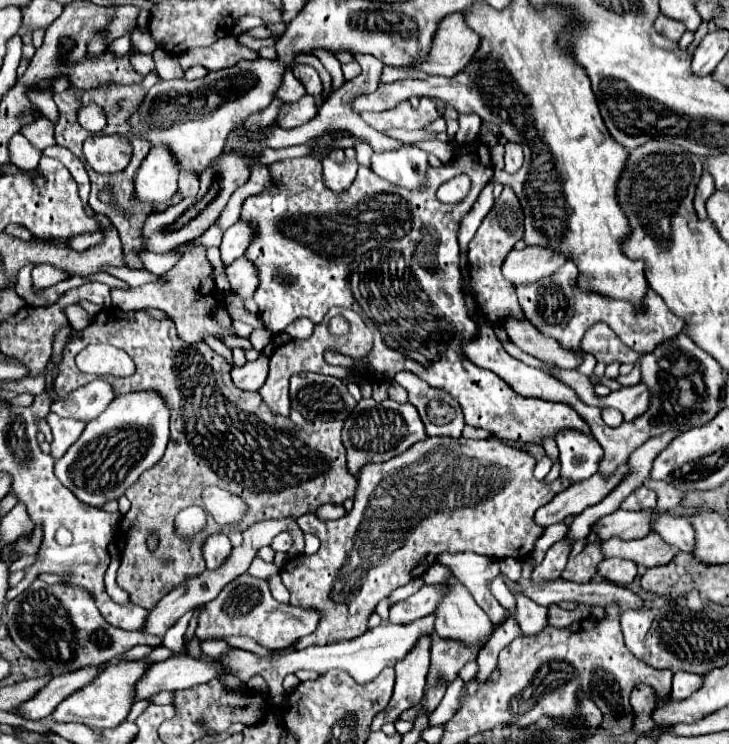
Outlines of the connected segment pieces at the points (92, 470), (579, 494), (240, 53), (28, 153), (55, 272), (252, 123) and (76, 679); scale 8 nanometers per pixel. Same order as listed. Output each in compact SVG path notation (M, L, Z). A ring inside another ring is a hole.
M132 392L112 400L112 404L92 422L82 436L56 462L58 480L90 506L104 506L118 500L144 470L152 468L168 446L168 408L156 392Z
M620 466L616 470L616 476L612 476L610 480L600 478L600 474L592 476L590 480L582 480L572 484L570 488L566 488L564 492L560 492L558 496L554 496L552 502L548 502L544 508L540 508L534 516L536 524L540 524L542 528L560 522L564 516L568 514L580 514L584 508L598 504L628 472L628 466Z
M226 36L216 40L216 44L208 46L208 48L194 48L188 50L180 56L180 66L182 70L188 70L194 64L202 64L208 70L218 70L224 66L232 66L238 60L254 60L258 56L256 50L250 50L246 46L242 46L234 36Z
M22 134L12 136L8 150L10 150L10 162L22 170L34 170L42 156L42 152L32 148L32 144Z
M38 264L36 270L32 272L34 280L36 280L36 288L50 288L54 284L58 284L60 280L66 280L68 274L66 272L60 272L58 268L52 268L48 264Z
M274 98L268 110L262 110L260 114L248 116L248 120L246 120L246 128L252 128L252 130L254 130L254 128L256 128L256 124L266 124L266 126L268 126L268 124L272 124L272 122L276 120L276 116L278 116L278 112L280 112L282 104L284 104L284 100Z
M80 668L80 672L66 672L54 676L32 700L20 706L20 714L28 720L42 720L52 714L52 710L68 698L78 688L88 686L104 668Z

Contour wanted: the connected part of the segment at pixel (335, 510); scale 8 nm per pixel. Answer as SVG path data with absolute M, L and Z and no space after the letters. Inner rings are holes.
M320 506L318 510L316 510L316 516L320 518L320 520L334 520L334 518L342 518L346 514L346 510L342 508L342 506Z

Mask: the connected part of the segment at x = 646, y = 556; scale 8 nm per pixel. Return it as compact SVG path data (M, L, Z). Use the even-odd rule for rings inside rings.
M650 532L648 536L638 538L638 540L610 538L610 540L602 542L600 552L604 554L604 558L624 558L624 560L632 560L640 566L668 564L676 554L676 550L654 532Z

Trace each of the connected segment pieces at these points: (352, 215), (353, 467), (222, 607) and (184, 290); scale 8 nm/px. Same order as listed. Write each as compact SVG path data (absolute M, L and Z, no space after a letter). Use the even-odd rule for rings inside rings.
M476 140L474 144L458 146L454 160L442 168L432 168L432 178L428 178L428 190L424 192L412 192L388 184L374 174L372 168L360 166L354 184L342 194L334 194L324 188L322 164L310 154L277 160L270 166L270 171L276 180L276 190L246 198L240 216L240 220L250 222L254 228L252 244L244 256L254 264L260 278L254 300L258 304L258 316L270 332L282 332L286 324L302 316L318 324L330 306L344 306L360 314L366 326L370 326L374 332L374 348L368 372L370 376L376 376L376 380L390 378L400 370L410 370L428 386L448 392L460 404L464 422L468 426L486 428L500 440L542 444L546 438L556 438L556 432L564 428L576 428L578 432L592 436L588 422L572 406L562 402L546 402L540 398L524 398L500 376L476 366L460 352L464 342L478 338L480 334L478 324L468 316L460 284L462 268L458 230L462 218L472 210L494 172L486 144ZM460 172L468 174L472 180L468 196L458 204L444 204L436 200L436 188Z
M390 398L380 404L376 404L374 400L360 400L356 408L350 412L350 416L344 420L342 428L342 440L348 454L348 468L352 474L358 474L360 466L366 462L388 460L426 438L428 434L416 408L412 404L398 404Z
M248 572L226 584L222 592L206 604L200 614L200 628L196 636L200 640L224 640L228 636L246 636L256 640L260 646L268 650L286 650L296 644L302 636L308 636L316 630L318 624L316 610L304 610L290 604L280 604L272 598L266 580L254 578Z
M196 246L190 252L186 252L168 274L164 274L166 284L144 284L140 288L130 288L130 290L114 288L112 290L112 306L120 308L124 312L140 310L140 308L146 308L146 306L160 308L174 320L178 336L182 340L186 340L188 344L202 342L204 334L214 334L216 338L220 338L220 328L210 318L212 308L210 306L198 306L198 302L196 302L196 296L200 292L200 284L206 282L210 278L210 274L212 274L212 268L210 268L210 262L206 258L204 246Z

